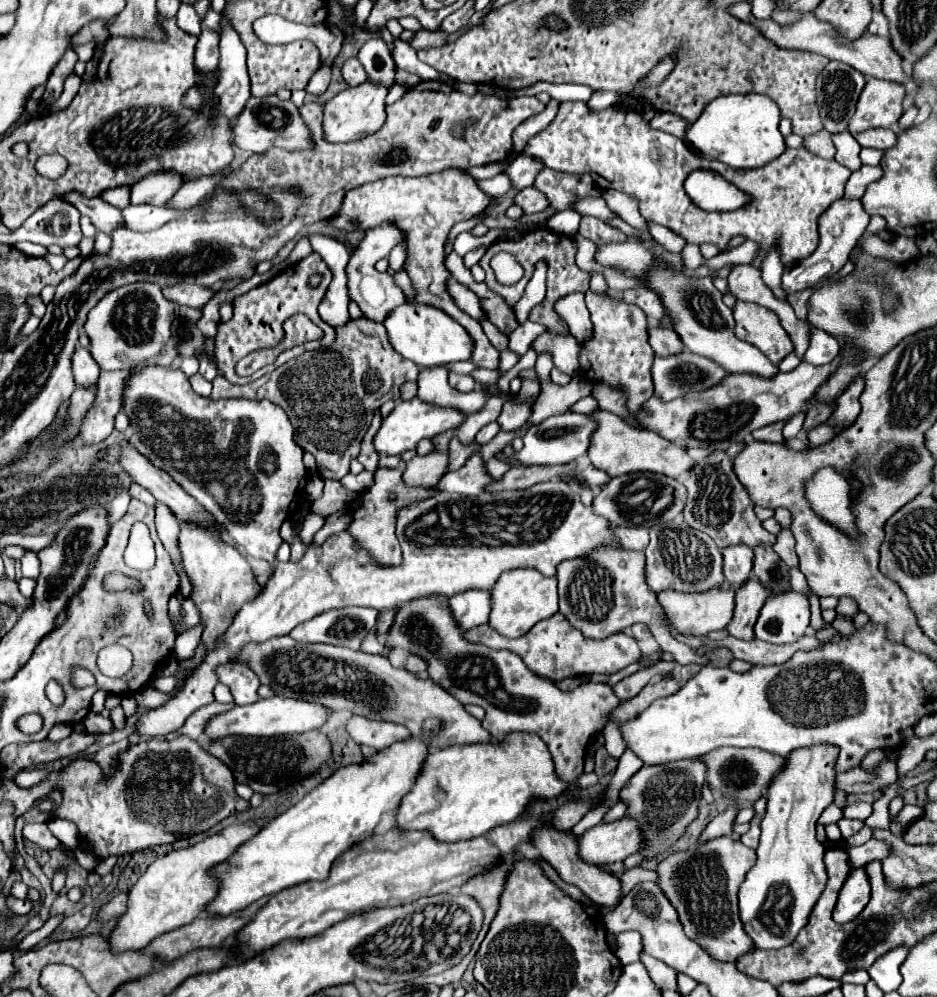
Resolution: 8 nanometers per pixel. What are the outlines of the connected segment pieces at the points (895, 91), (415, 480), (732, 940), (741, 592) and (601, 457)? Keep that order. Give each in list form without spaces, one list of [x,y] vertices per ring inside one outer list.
[[[866,78],[866,86],[860,94],[860,102],[848,124],[850,134],[864,132],[868,128],[890,128],[902,116],[904,84],[892,84],[884,80]]]
[[[440,434],[440,438],[432,438],[432,442],[436,444],[436,452],[428,454],[428,456],[414,456],[410,462],[406,462],[404,466],[404,484],[406,486],[414,486],[414,488],[430,488],[434,486],[446,470],[448,458],[446,458],[446,450],[448,450],[448,442],[452,434]]]
[[[720,836],[702,846],[674,852],[656,868],[660,874],[660,890],[676,908],[688,938],[724,962],[734,962],[740,954],[754,950],[738,916],[738,888],[754,862],[756,852],[752,848],[730,836]]]
[[[750,576],[744,586],[736,590],[736,608],[734,608],[734,618],[728,624],[728,632],[734,638],[744,638],[752,640],[752,626],[756,622],[756,614],[764,606],[766,598],[772,594],[768,586],[758,582],[758,578]]]
[[[598,410],[590,414],[590,418],[596,422],[596,430],[590,436],[588,458],[598,470],[604,470],[608,476],[622,476],[628,472],[642,470],[642,472],[660,472],[664,476],[672,476],[680,480],[692,468],[692,460],[688,458],[686,450],[660,438],[656,432],[632,428],[624,418],[606,410]]]

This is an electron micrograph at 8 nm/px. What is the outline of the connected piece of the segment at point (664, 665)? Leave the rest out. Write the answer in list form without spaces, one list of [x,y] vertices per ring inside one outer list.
[[[660,662],[658,666],[650,668],[650,670],[638,670],[630,676],[626,676],[624,680],[620,680],[618,684],[612,686],[612,690],[616,692],[616,696],[620,700],[626,700],[626,698],[634,698],[654,676],[658,676],[660,672],[668,672],[668,670],[676,670],[676,662]]]

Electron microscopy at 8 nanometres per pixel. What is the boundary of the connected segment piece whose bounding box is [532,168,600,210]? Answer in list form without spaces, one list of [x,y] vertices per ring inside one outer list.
[[[550,168],[540,170],[532,186],[548,198],[554,210],[568,210],[572,204],[572,198],[600,196],[600,190],[594,186],[588,174],[576,178],[576,174],[564,174]]]

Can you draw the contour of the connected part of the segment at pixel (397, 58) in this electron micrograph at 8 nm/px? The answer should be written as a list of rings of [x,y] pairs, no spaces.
[[[398,38],[395,39],[394,44],[392,57],[397,68],[416,74],[423,81],[438,80],[450,84],[450,79],[446,75],[423,62],[420,63],[416,51],[408,43]]]

